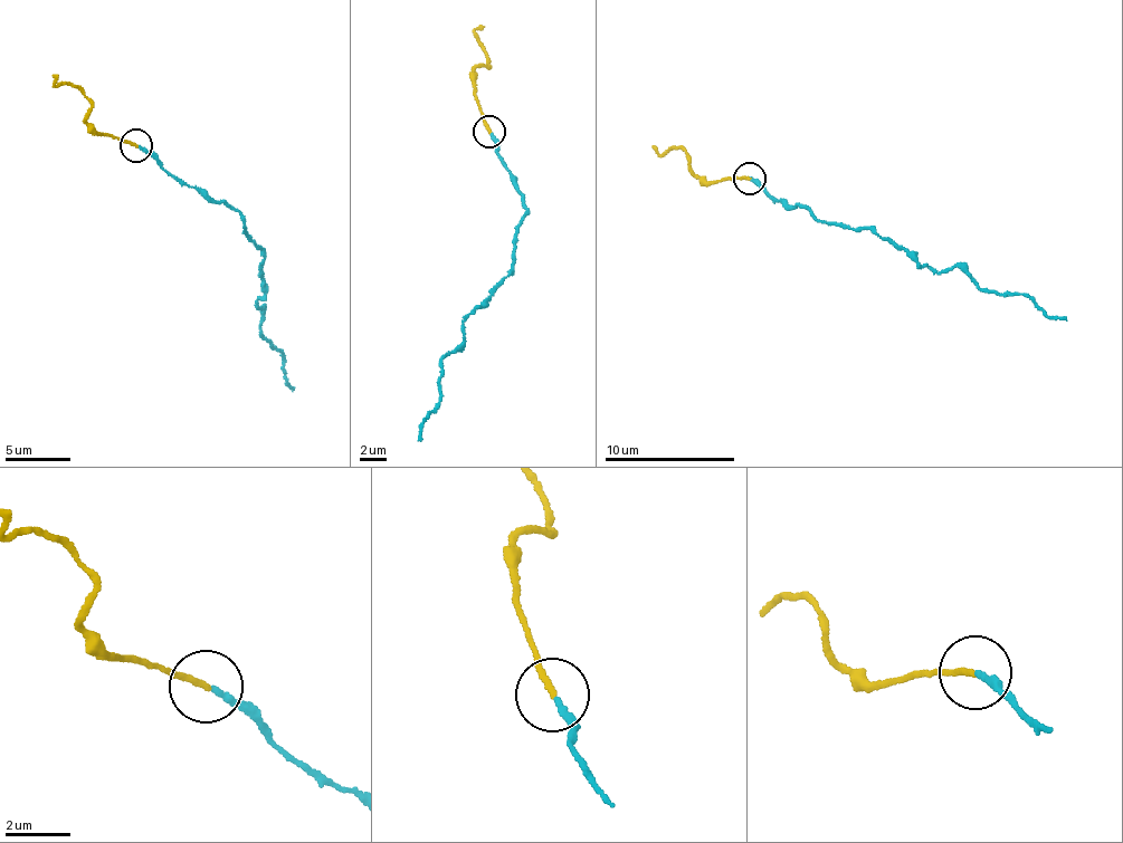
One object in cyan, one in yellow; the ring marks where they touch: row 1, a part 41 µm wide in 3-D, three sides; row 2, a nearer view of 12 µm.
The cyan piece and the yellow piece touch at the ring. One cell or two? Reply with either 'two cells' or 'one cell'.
one cell

